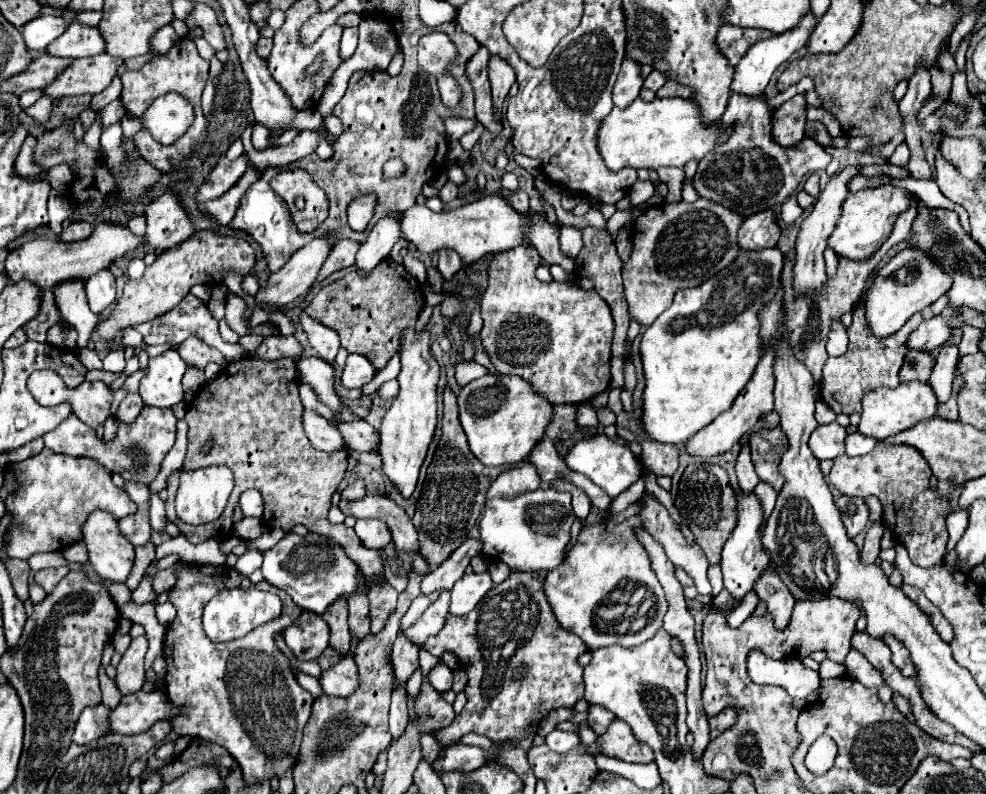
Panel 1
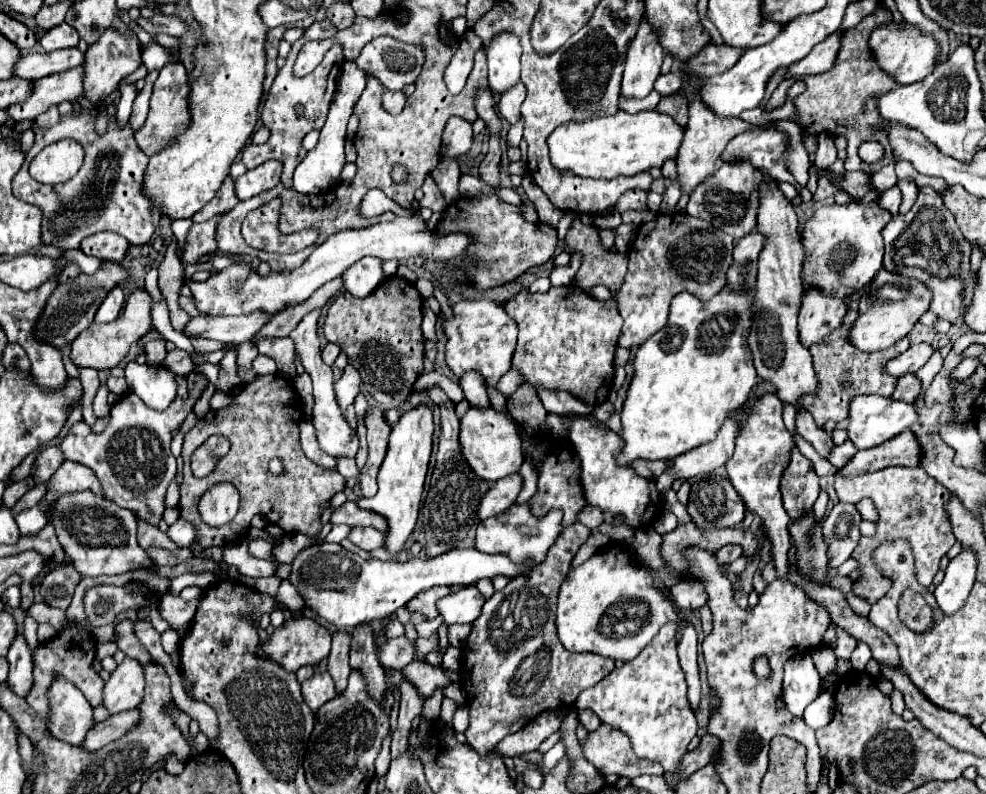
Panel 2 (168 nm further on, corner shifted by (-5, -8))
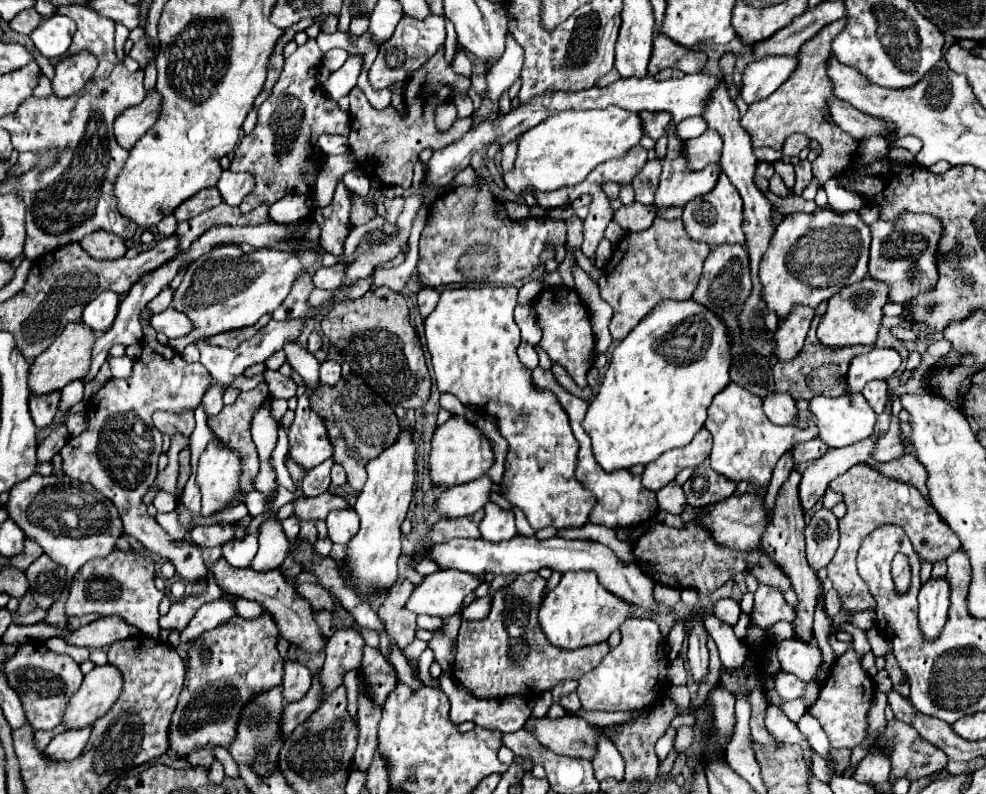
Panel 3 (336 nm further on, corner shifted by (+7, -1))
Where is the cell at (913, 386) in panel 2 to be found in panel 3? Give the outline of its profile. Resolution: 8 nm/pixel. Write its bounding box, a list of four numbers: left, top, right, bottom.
[862,379,888,415]

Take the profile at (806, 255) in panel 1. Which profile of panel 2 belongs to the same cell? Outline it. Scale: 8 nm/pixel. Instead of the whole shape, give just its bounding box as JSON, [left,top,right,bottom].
[798,290,846,348]

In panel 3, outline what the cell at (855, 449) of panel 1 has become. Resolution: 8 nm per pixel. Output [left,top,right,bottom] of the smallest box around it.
[792,439,830,463]

